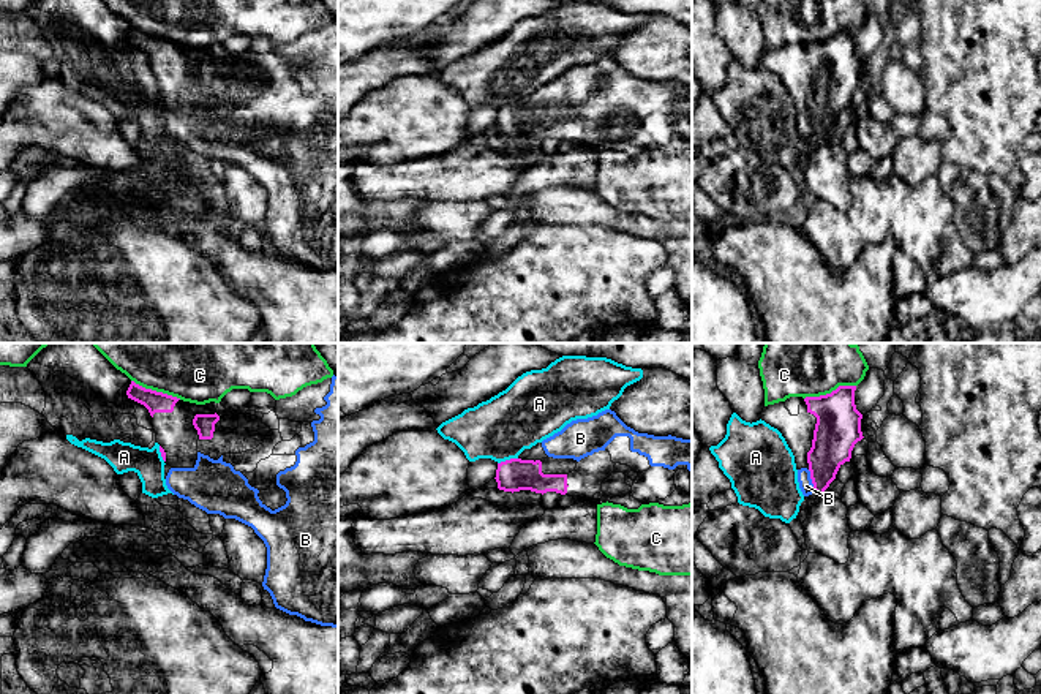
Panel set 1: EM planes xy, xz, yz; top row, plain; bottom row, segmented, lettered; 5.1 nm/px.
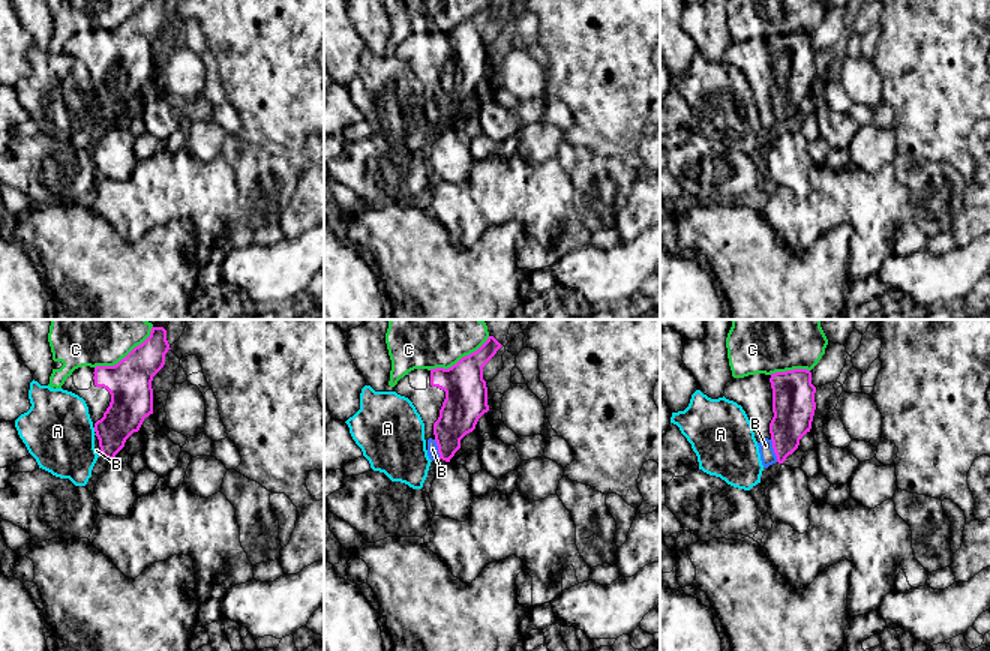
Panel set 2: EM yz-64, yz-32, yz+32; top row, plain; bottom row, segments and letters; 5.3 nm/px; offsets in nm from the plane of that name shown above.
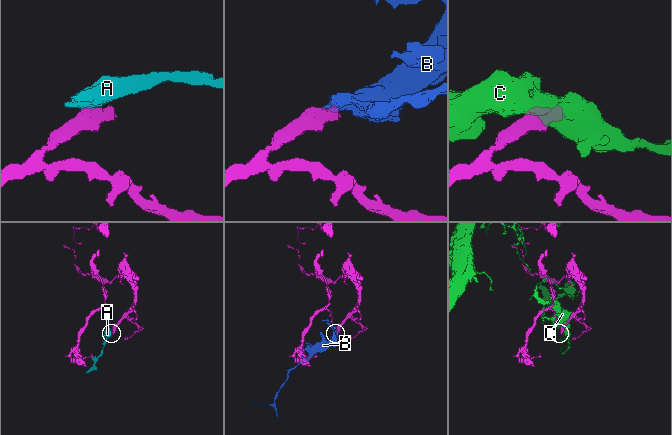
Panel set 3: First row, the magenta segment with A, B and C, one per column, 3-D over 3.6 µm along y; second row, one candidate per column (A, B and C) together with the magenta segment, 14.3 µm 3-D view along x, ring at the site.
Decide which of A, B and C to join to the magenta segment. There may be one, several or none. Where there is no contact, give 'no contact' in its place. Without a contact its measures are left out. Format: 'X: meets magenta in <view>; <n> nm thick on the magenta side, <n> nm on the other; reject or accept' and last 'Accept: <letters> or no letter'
A: meets magenta in xz; 170 nm thick on the magenta side, 320 nm on the other; reject
B: meets magenta in yz; 220 nm thick on the magenta side, 70 nm on the other; accept
C: meets magenta in yz; 240 nm thick on the magenta side, 220 nm on the other; reject
Accept: B

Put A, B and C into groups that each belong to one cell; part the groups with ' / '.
A / B / C

